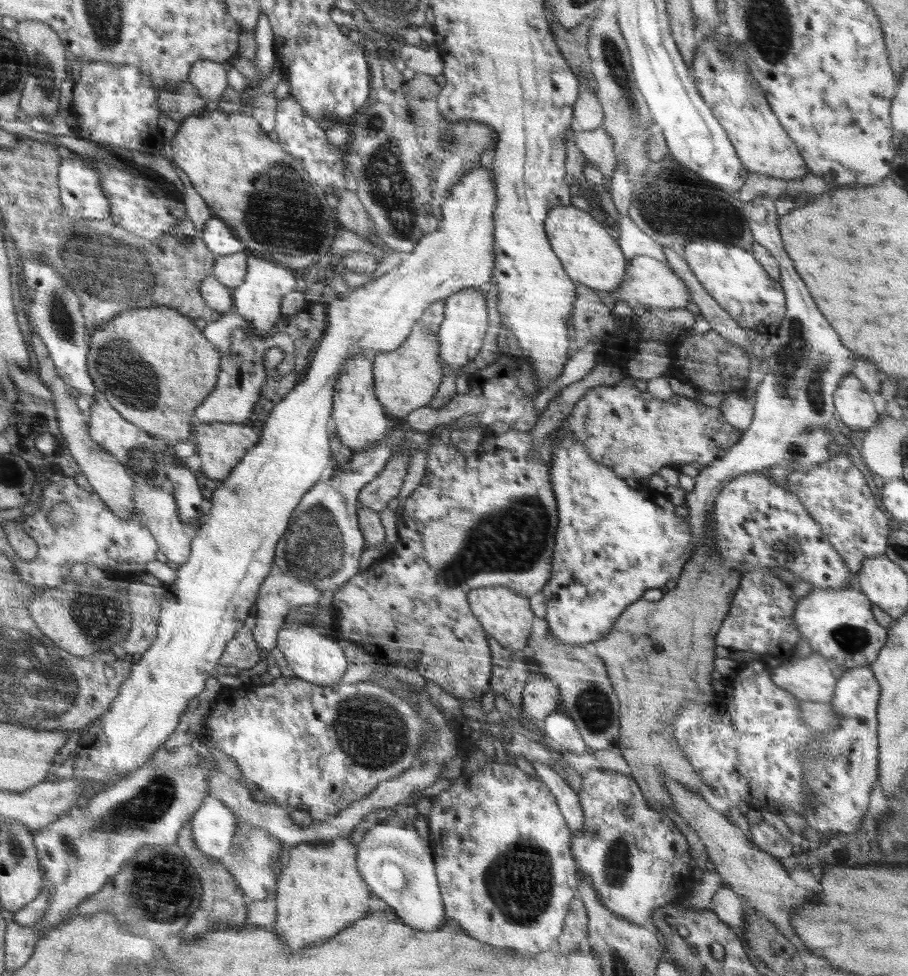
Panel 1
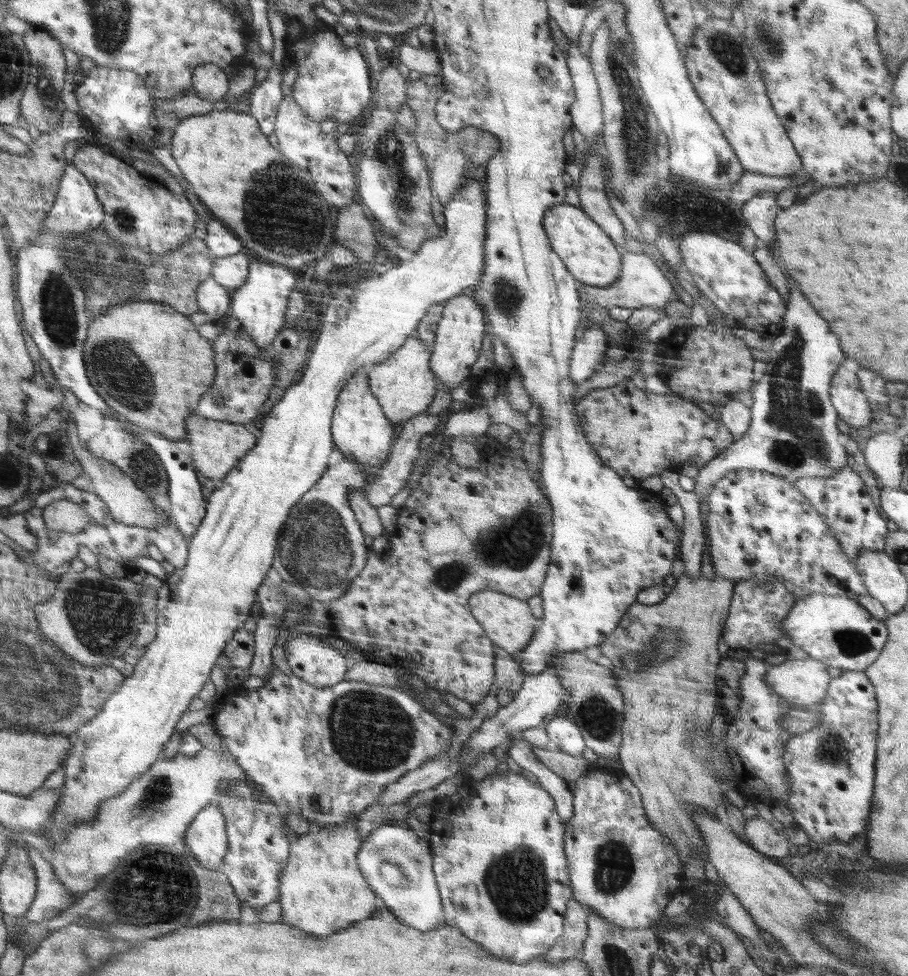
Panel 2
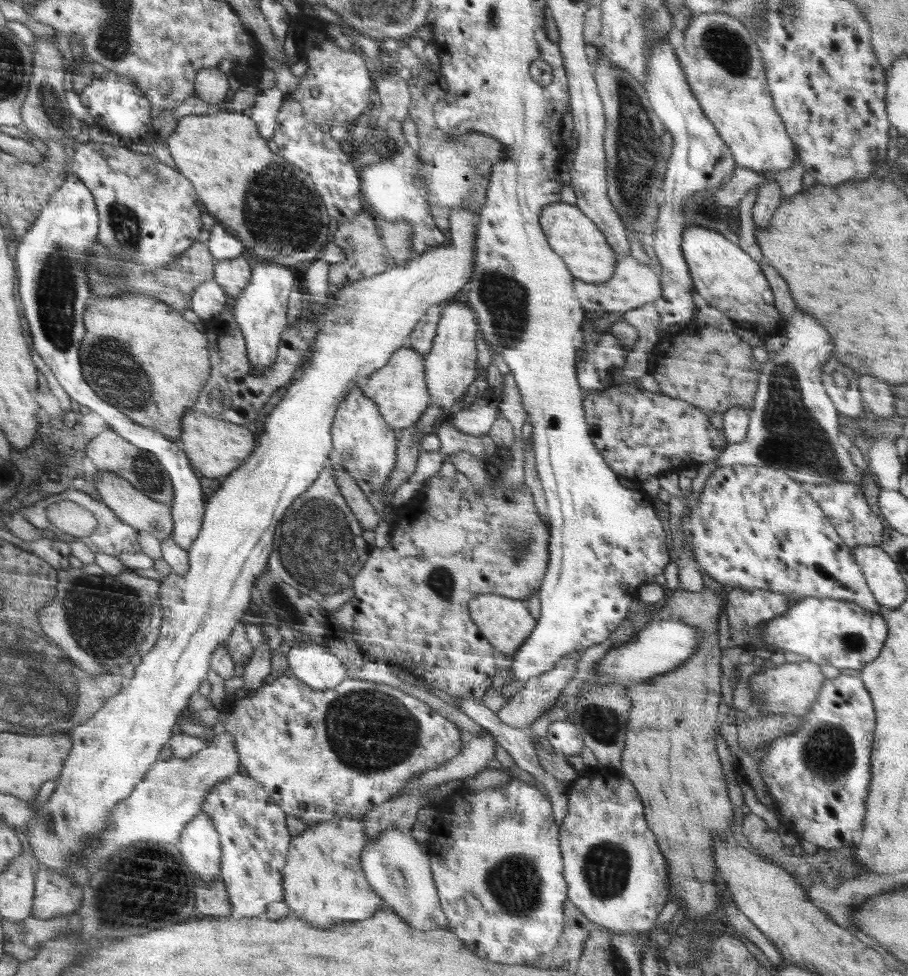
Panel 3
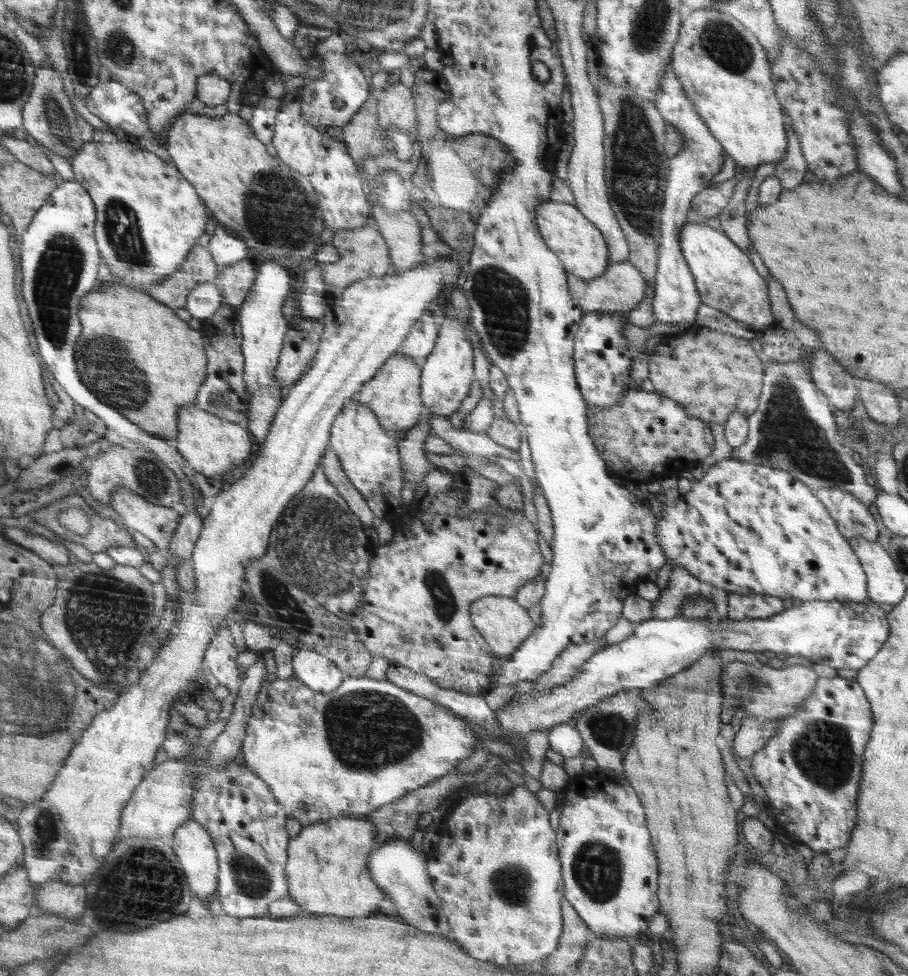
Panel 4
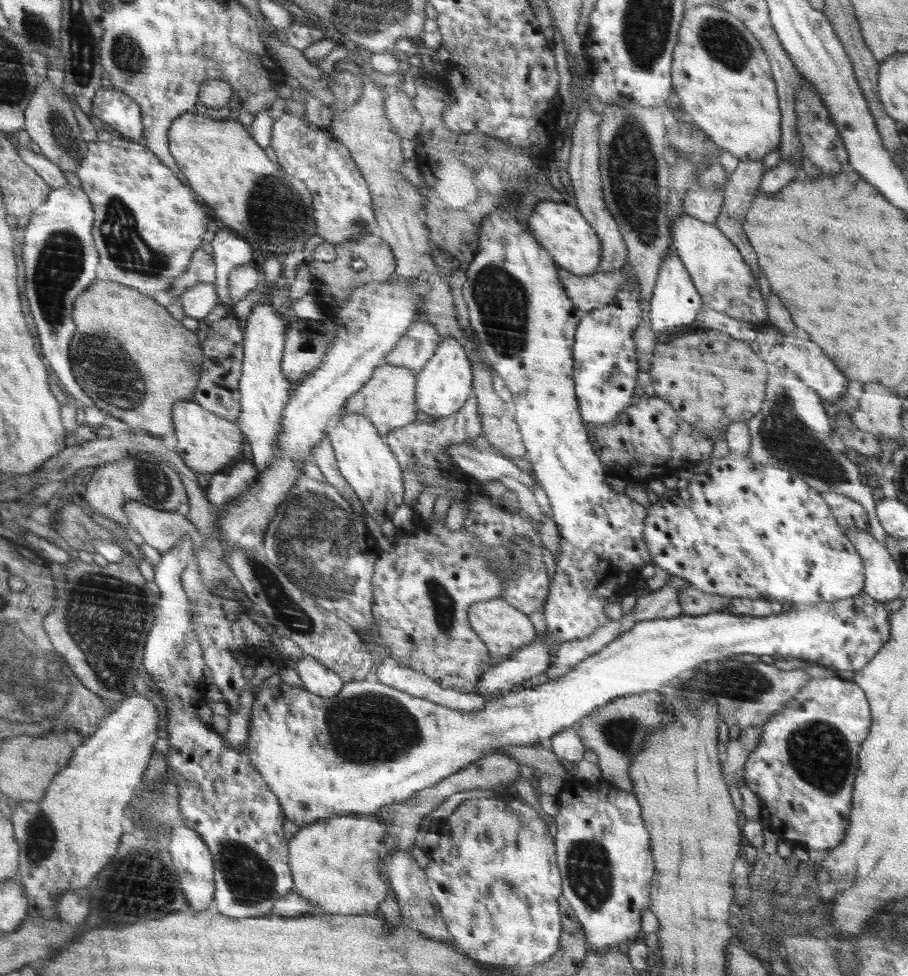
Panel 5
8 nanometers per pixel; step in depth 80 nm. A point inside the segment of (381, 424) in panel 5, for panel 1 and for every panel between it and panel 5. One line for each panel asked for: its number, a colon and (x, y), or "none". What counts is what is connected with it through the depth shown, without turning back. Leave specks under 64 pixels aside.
1: (406, 379)
2: (405, 385)
3: (400, 389)
4: (394, 395)

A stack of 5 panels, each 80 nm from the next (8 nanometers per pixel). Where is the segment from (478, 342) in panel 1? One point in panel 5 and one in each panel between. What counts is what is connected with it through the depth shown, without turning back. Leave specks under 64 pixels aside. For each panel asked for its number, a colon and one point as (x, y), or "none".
2: (459, 332)
3: (453, 349)
4: (447, 374)
5: (444, 383)

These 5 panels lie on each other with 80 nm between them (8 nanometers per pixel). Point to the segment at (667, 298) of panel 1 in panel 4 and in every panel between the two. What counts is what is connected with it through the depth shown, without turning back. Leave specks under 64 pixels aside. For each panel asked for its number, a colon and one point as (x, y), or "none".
2: (641, 283)
3: (634, 284)
4: (622, 287)

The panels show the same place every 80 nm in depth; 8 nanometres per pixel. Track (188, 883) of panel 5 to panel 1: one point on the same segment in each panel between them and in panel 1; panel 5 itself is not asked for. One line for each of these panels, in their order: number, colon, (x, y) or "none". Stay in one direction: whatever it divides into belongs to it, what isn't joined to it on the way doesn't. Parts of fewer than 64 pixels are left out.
1: (214, 823)
2: (206, 839)
3: (200, 849)
4: (193, 847)

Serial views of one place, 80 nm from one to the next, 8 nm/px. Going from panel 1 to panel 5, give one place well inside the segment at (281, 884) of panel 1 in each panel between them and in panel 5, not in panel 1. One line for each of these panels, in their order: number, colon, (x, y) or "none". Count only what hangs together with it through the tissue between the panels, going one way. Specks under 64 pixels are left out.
2: (322, 891)
3: (323, 883)
4: (327, 864)
5: (336, 861)

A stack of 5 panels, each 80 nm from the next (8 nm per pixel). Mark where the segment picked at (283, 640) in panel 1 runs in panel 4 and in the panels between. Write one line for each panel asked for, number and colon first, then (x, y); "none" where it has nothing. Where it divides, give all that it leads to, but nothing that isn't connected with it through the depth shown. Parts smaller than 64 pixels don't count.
2: (310, 659)
3: (317, 666)
4: (315, 670)

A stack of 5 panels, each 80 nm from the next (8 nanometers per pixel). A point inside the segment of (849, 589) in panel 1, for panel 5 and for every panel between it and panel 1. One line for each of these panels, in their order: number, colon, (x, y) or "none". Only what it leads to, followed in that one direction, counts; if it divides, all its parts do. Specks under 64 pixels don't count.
2: (837, 630)
3: (840, 633)
4: (841, 634)
5: (372, 745)

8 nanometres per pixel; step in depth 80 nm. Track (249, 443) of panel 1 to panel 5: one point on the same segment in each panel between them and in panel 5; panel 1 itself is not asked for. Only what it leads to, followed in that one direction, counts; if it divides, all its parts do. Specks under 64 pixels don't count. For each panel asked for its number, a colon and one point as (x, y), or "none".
2: (218, 446)
3: (216, 448)
4: (215, 447)
5: (207, 443)

